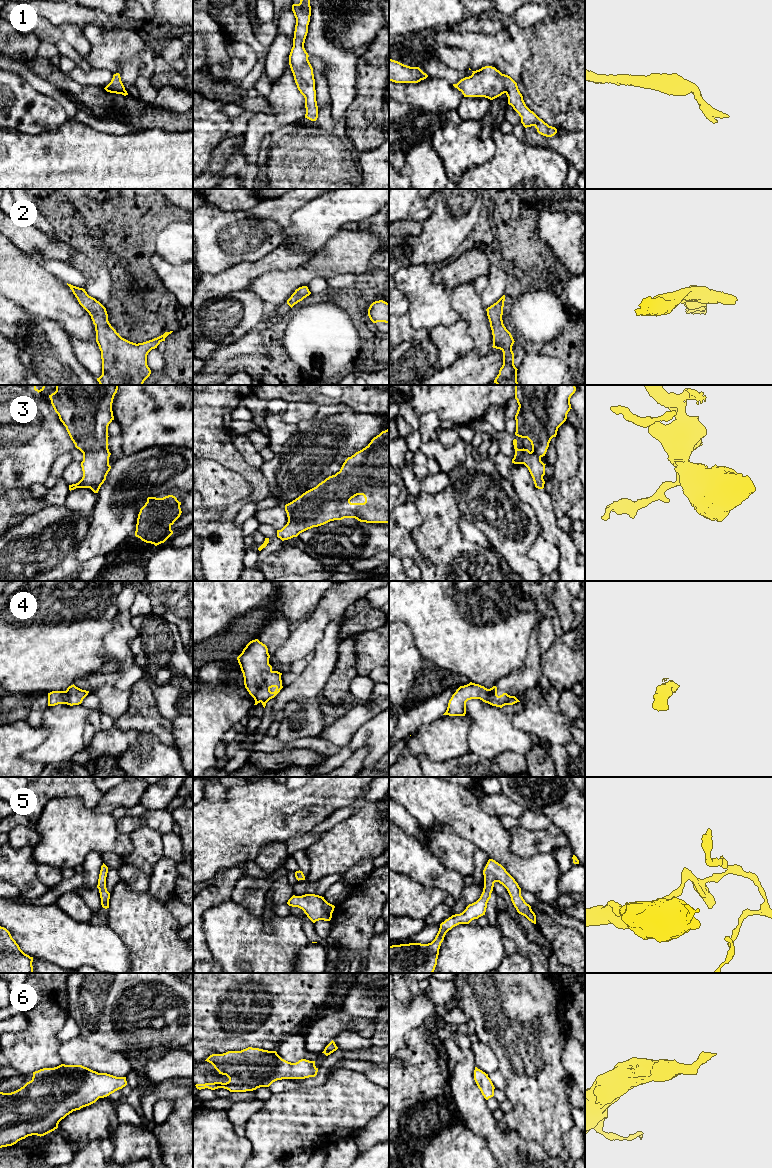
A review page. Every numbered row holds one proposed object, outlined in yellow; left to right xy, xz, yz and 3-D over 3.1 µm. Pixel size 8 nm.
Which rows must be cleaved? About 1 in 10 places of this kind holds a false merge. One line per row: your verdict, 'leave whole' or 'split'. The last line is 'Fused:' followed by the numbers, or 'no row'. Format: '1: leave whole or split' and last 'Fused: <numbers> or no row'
1: leave whole
2: leave whole
3: leave whole
4: leave whole
5: leave whole
6: leave whole
Fused: no row

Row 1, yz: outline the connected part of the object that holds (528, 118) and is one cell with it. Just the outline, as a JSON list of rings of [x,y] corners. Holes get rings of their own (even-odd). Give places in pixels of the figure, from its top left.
[[[492,66],[472,72],[471,76],[453,84],[464,97],[485,97],[493,100],[505,93],[508,104],[519,114],[525,128],[534,126],[539,134],[546,137],[552,137],[557,133],[555,127],[549,126],[526,106],[517,83],[510,76],[502,74]]]

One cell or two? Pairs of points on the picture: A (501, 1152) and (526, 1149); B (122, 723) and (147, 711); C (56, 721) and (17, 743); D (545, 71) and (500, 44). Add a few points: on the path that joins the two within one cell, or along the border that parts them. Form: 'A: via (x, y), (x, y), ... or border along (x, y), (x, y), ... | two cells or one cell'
A: via (507, 1152), (520, 1152) | one cell
B: via (128, 721), (141, 715) | one cell
C: border along (49, 727), (49, 733), (35, 748) | two cells
D: via (534, 60), (523, 54), (511, 51) | one cell

